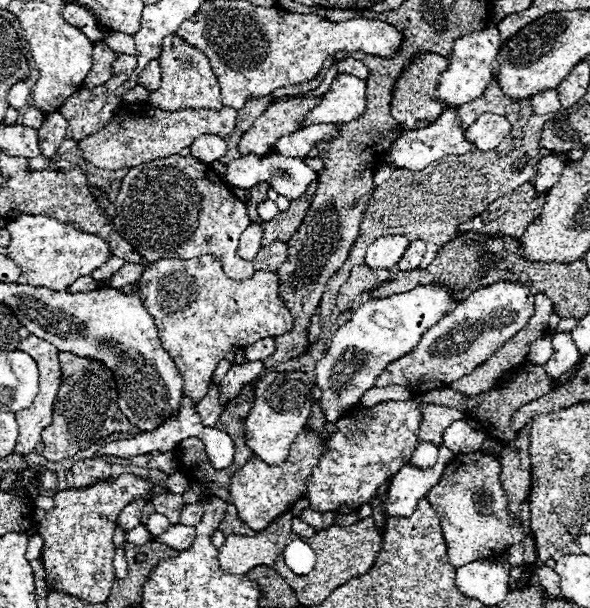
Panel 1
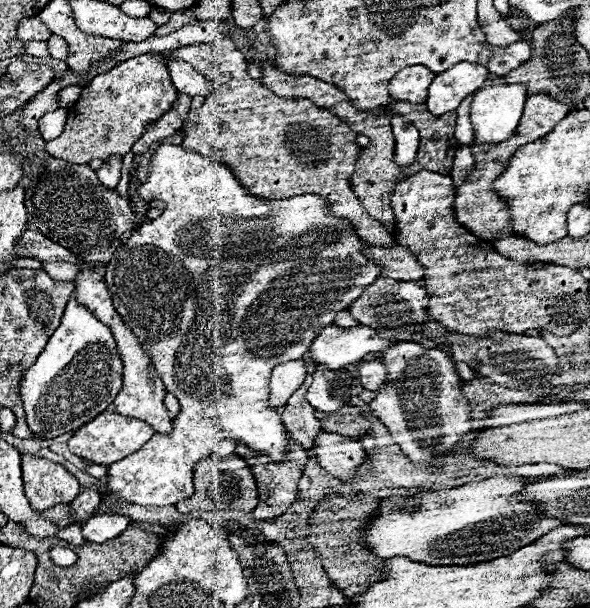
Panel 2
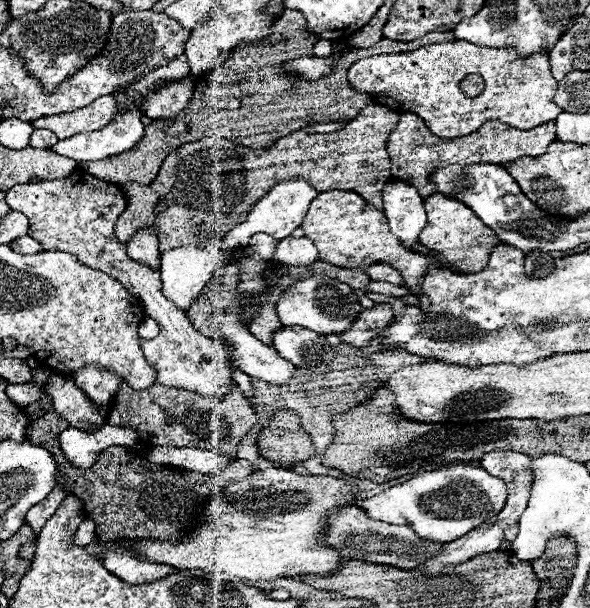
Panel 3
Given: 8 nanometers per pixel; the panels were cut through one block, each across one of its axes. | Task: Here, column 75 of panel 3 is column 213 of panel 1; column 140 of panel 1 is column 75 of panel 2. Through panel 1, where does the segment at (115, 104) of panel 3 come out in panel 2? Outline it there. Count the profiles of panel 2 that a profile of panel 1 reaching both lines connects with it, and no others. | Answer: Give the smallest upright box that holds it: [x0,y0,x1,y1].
[46,54,176,164]

